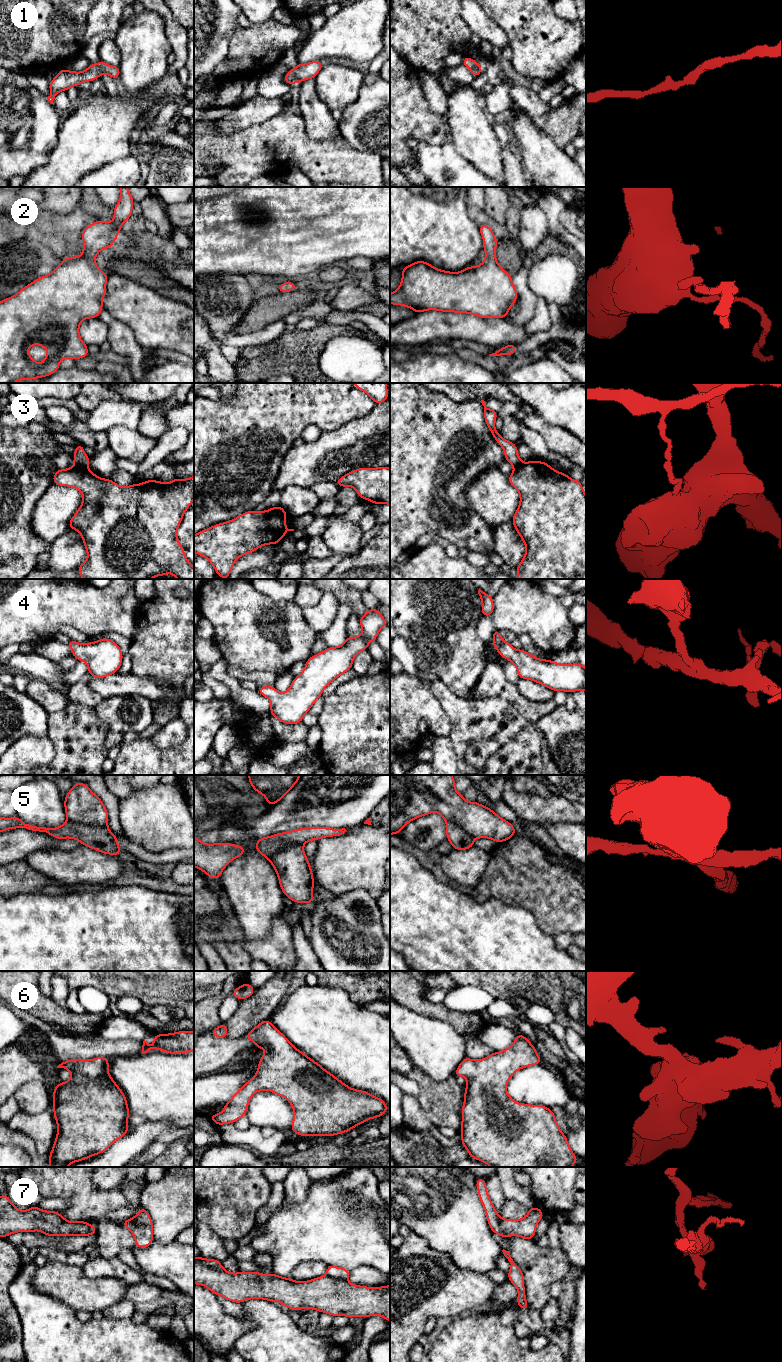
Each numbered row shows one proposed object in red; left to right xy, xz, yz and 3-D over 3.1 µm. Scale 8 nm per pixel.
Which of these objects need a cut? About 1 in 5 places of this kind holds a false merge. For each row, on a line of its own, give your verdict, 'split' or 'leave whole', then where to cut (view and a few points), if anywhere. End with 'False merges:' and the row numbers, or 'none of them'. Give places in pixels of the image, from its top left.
1: leave whole; cut none
2: leave whole; cut none
3: split; cut xy (75, 465), (87, 467)
4: leave whole; cut none
5: split; cut xy (68, 819), (83, 824), (106, 825)
6: leave whole; cut none
7: split; cut xz (326, 1274), (335, 1279), (346, 1280)
False merges: 3, 5, 7

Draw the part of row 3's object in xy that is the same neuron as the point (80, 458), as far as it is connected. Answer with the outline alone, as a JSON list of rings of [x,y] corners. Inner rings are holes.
[[[78,444],[75,446],[75,454],[73,456],[74,464],[78,467],[88,467],[90,457],[84,453],[84,446]]]

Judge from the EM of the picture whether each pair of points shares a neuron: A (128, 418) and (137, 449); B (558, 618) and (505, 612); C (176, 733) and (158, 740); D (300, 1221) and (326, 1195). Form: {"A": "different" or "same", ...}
{"A": "different", "B": "same", "C": "same", "D": "same"}

